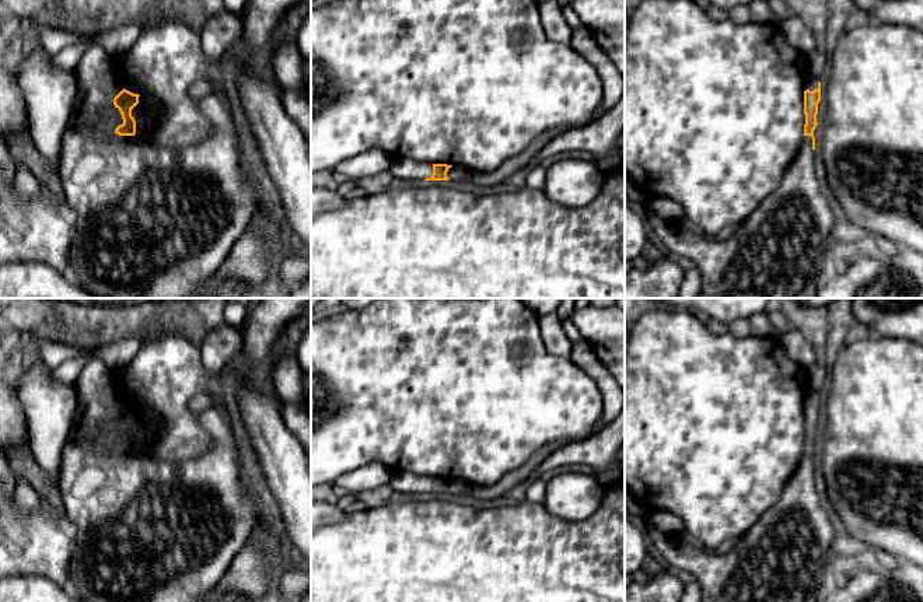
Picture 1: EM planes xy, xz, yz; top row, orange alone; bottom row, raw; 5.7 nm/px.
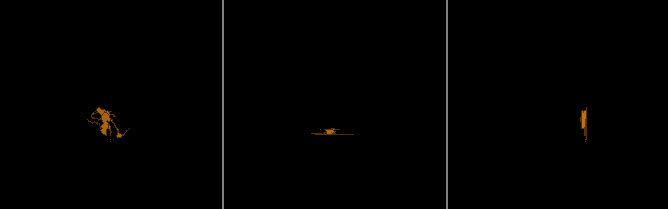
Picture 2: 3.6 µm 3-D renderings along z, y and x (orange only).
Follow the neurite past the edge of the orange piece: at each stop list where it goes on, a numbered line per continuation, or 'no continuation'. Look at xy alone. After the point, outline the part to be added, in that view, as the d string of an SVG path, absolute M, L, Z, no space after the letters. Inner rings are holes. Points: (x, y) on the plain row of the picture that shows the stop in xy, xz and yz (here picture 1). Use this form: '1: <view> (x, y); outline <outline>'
1: xy (143, 529); outline M91 358L81 371L77 382L77 412L69 433L66 445L62 454L62 466L59 472L60 498L64 512L64 524L71 531L73 553L69 567L69 582L74 587L81 602L195 602L202 595L206 595L217 587L220 580L230 568L235 556L241 552L248 538L252 533L256 510L254 503L247 497L241 483L241 456L237 440L231 427L231 420L227 407L223 402L216 403L213 407L197 413L197 420L203 430L210 435L213 448L204 455L185 459L185 461L160 461L148 455L148 445L153 442L153 430L157 424L146 410L139 410L139 417L132 423L132 430L136 434L134 449L116 449L102 454L99 449L102 427L113 421L113 412L122 403L122 398L115 388L115 379L108 374L108 368L99 358Z

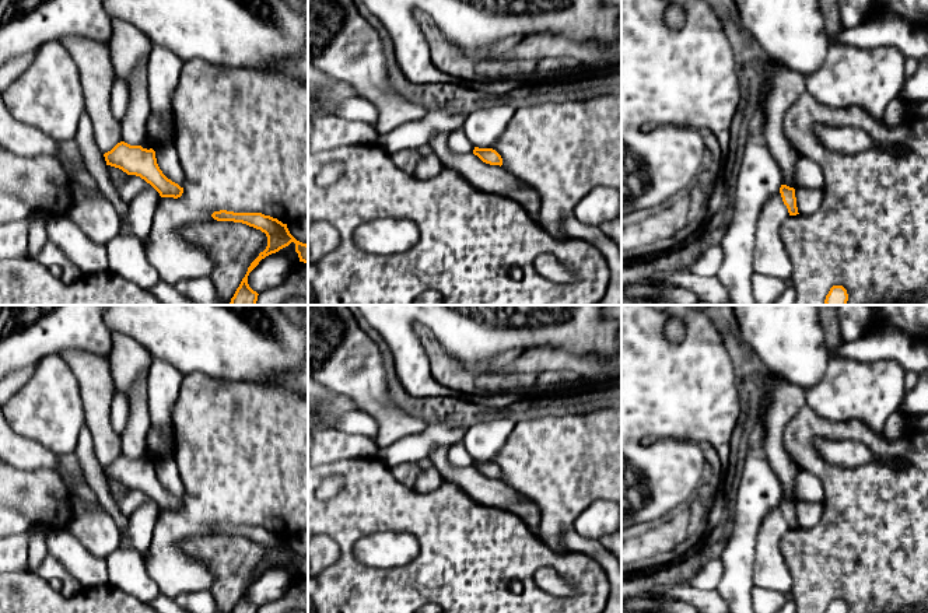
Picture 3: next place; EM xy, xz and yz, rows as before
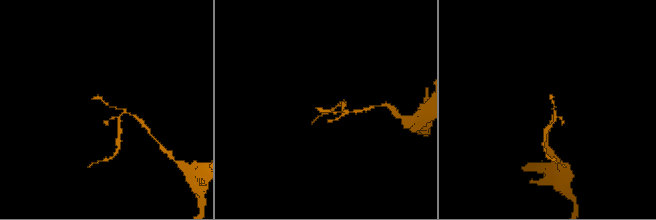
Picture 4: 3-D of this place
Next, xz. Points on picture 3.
no continuation

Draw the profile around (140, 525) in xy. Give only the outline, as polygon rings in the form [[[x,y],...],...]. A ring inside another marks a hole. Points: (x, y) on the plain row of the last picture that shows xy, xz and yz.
[[[148,497],[144,504],[127,516],[127,540],[130,550],[140,554],[146,554],[150,550],[160,514],[160,507]]]

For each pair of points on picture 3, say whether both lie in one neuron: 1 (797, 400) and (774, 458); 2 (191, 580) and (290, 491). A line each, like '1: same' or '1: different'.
1: same
2: same

